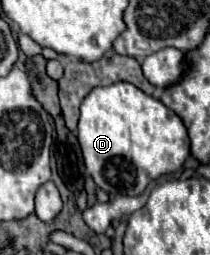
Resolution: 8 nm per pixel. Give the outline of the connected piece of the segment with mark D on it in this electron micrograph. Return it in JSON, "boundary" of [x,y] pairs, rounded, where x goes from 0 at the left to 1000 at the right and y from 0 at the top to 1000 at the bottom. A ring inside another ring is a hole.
{"boundary":[[[562,318],[514,341],[457,341],[400,380],[371,467],[371,561],[390,584],[410,671],[429,678],[448,718],[524,773],[667,765],[714,718],[714,702],[752,702],[781,678],[857,663],[905,608],[895,514],[867,467],[819,443],[762,388],[695,373],[686,357],[600,318]]]}

